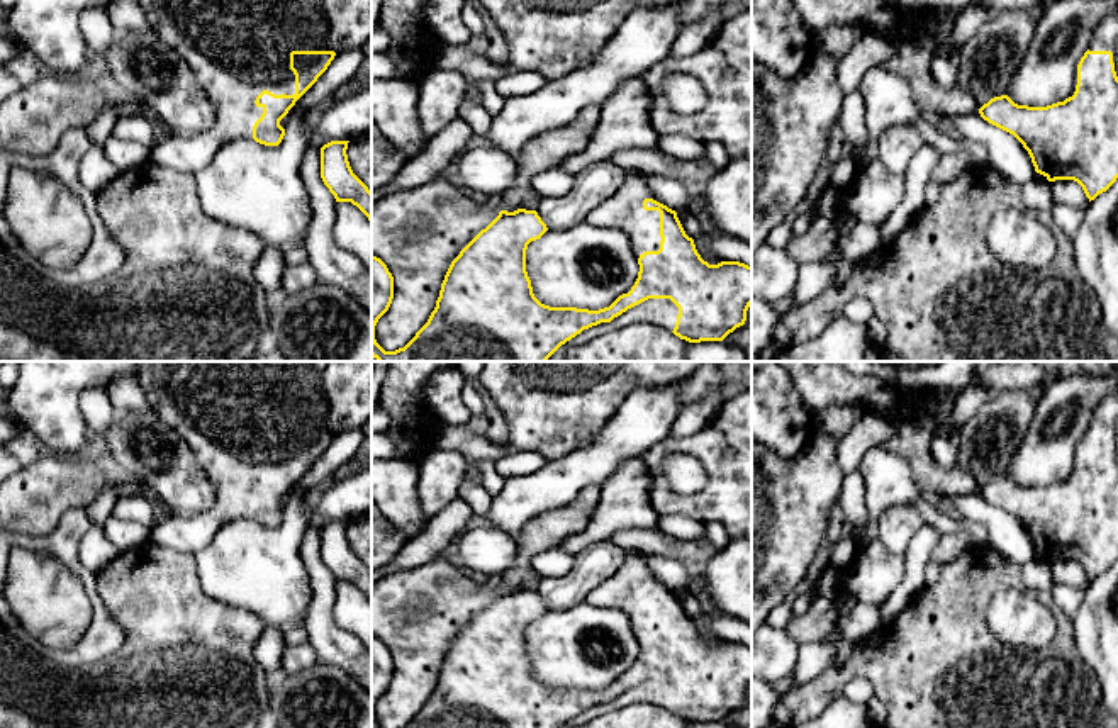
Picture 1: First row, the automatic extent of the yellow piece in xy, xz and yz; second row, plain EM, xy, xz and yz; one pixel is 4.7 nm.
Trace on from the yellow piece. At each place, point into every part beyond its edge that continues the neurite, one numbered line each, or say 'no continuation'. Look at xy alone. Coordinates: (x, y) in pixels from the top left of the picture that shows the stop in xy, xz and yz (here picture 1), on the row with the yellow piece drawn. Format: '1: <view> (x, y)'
1: xy (236, 48)

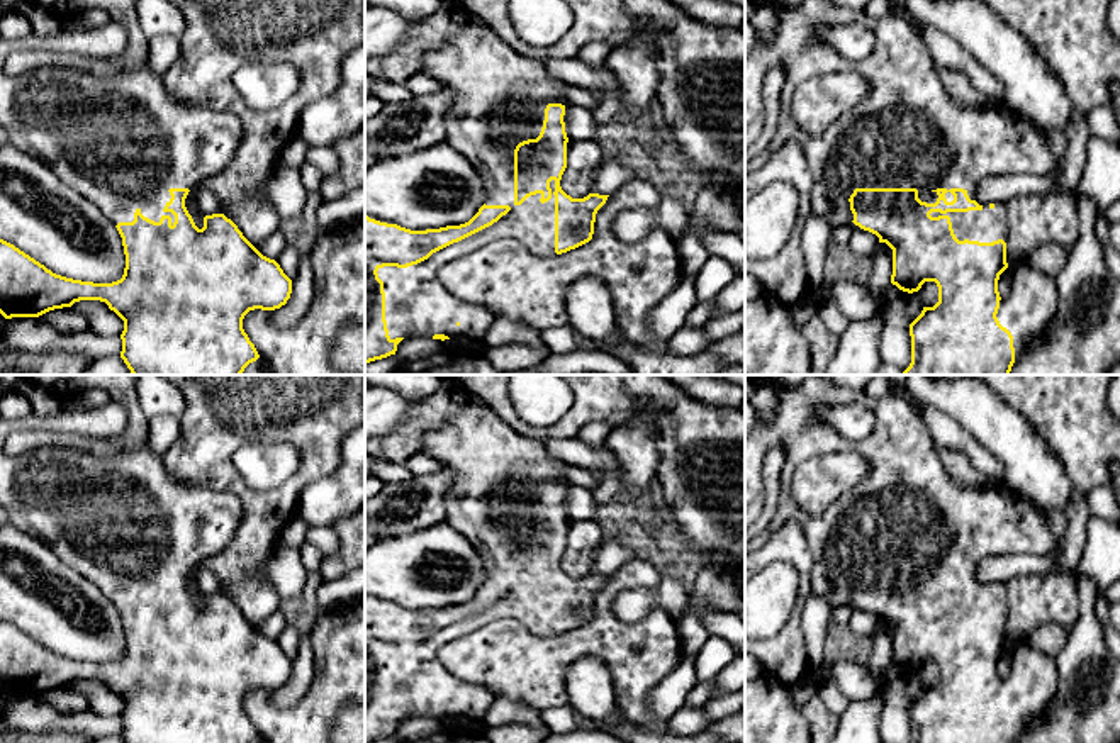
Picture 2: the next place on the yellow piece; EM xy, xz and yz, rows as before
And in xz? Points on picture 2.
1: xz (501, 97)

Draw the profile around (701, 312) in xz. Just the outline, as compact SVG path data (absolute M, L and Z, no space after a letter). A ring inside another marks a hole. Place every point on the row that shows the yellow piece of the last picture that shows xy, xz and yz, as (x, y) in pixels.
M716 297L704 302L697 302L696 307L687 314L686 324L691 327L703 327L706 321L711 317L714 304Z

